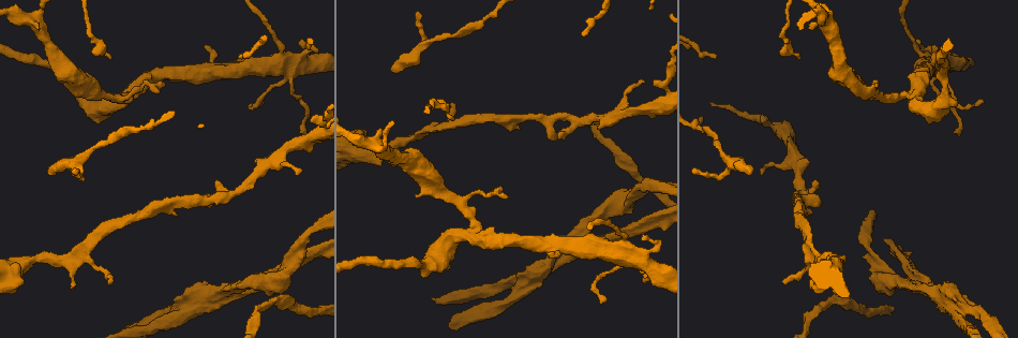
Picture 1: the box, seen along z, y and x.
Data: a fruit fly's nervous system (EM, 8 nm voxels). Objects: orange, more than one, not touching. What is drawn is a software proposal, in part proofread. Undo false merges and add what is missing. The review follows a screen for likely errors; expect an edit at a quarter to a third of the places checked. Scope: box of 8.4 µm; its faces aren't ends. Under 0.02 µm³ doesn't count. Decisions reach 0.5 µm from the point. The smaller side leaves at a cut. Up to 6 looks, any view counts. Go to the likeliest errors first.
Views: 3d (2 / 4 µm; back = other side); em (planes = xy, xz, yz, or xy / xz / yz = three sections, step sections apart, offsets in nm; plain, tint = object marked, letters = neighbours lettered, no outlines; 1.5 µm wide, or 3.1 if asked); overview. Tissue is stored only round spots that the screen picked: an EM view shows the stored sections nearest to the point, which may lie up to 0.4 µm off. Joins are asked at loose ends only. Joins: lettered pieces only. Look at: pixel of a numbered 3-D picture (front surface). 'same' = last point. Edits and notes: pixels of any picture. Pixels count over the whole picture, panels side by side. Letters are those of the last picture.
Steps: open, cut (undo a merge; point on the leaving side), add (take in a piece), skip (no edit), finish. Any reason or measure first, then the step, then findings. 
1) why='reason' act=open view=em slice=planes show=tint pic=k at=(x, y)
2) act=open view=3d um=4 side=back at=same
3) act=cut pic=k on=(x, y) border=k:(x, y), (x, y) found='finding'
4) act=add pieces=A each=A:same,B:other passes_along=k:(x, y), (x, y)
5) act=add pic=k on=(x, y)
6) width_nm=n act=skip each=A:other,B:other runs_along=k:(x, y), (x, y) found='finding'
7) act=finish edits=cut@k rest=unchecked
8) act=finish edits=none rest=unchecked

act=open view=3d um=4 pic=1 at=(49, 174)

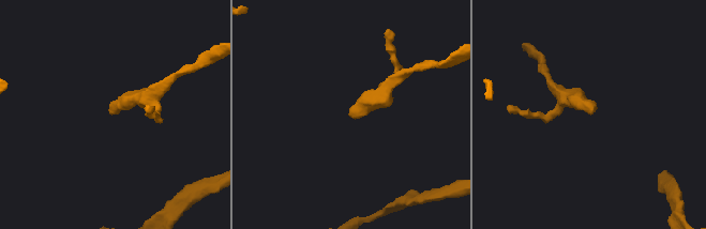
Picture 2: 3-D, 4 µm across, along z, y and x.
why='now the EM' act=open view=em slice=xy step=4 show=plain pic=2 at=(349, 112)

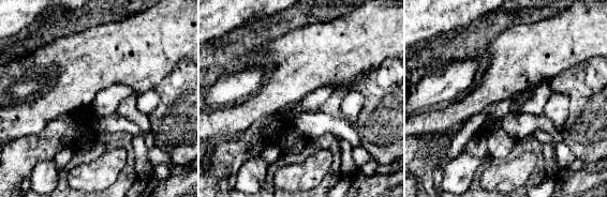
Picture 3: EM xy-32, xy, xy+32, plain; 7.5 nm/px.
act=open view=em slice=xy step=4 show=letters at=same

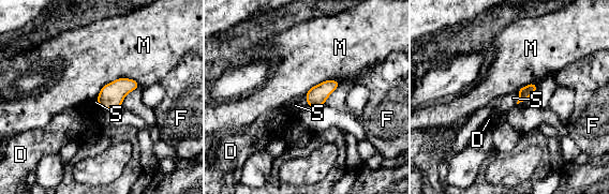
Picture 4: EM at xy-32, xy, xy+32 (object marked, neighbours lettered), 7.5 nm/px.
longest_contact=M:360nm act=skip each=D:other,F:other,M:other,S:other found='none of them fits'

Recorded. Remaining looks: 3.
why='three arms meet' act=open view=em slice=planes show=letters pic=1 at=(914, 92)

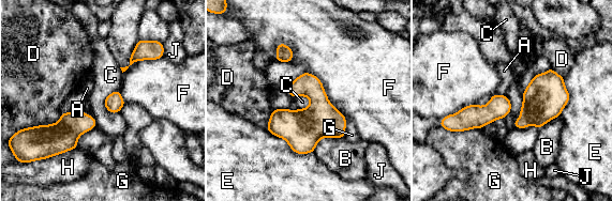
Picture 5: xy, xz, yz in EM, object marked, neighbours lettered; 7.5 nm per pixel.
act=skip each=A:other,B:other,C:other,D:other,E:other,F:other,G:other,H:other,J:other border=5:(119, 89), (104, 102), (112, 113) found='all the same cell'

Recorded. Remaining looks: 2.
act=finish edits=none rest=unchecked

